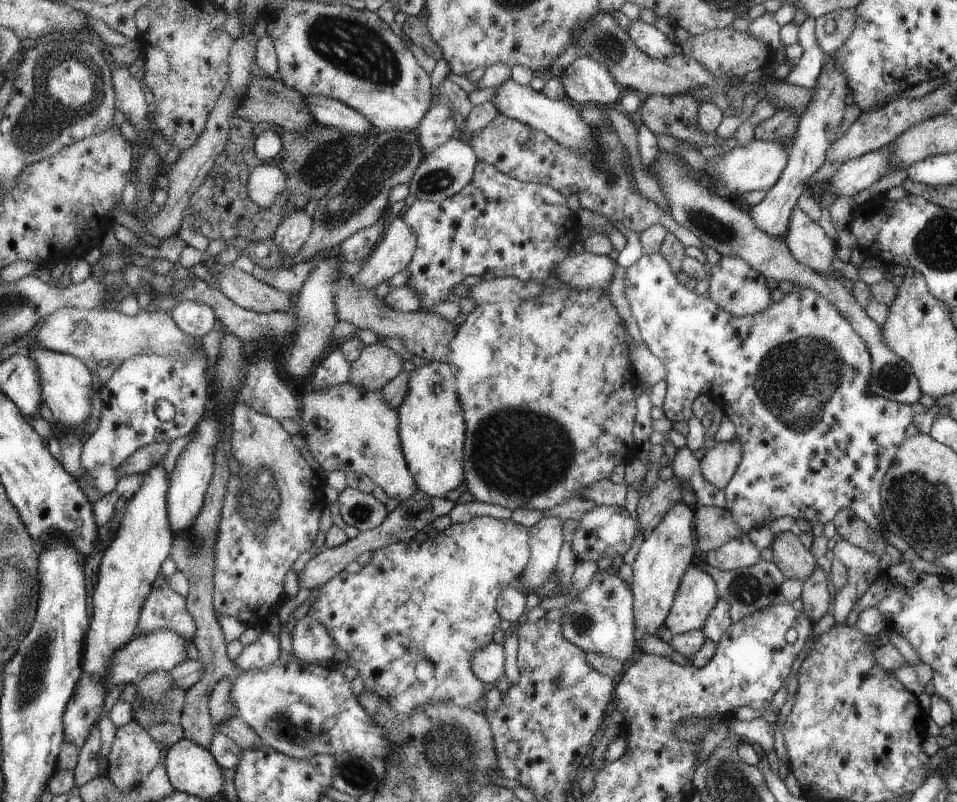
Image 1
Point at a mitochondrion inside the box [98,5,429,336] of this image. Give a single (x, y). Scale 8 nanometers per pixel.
(353, 46)

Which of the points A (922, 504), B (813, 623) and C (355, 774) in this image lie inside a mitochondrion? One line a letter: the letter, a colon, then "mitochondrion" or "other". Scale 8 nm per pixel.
A: mitochondrion
B: other
C: mitochondrion

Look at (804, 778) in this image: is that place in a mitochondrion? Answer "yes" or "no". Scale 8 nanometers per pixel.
no

